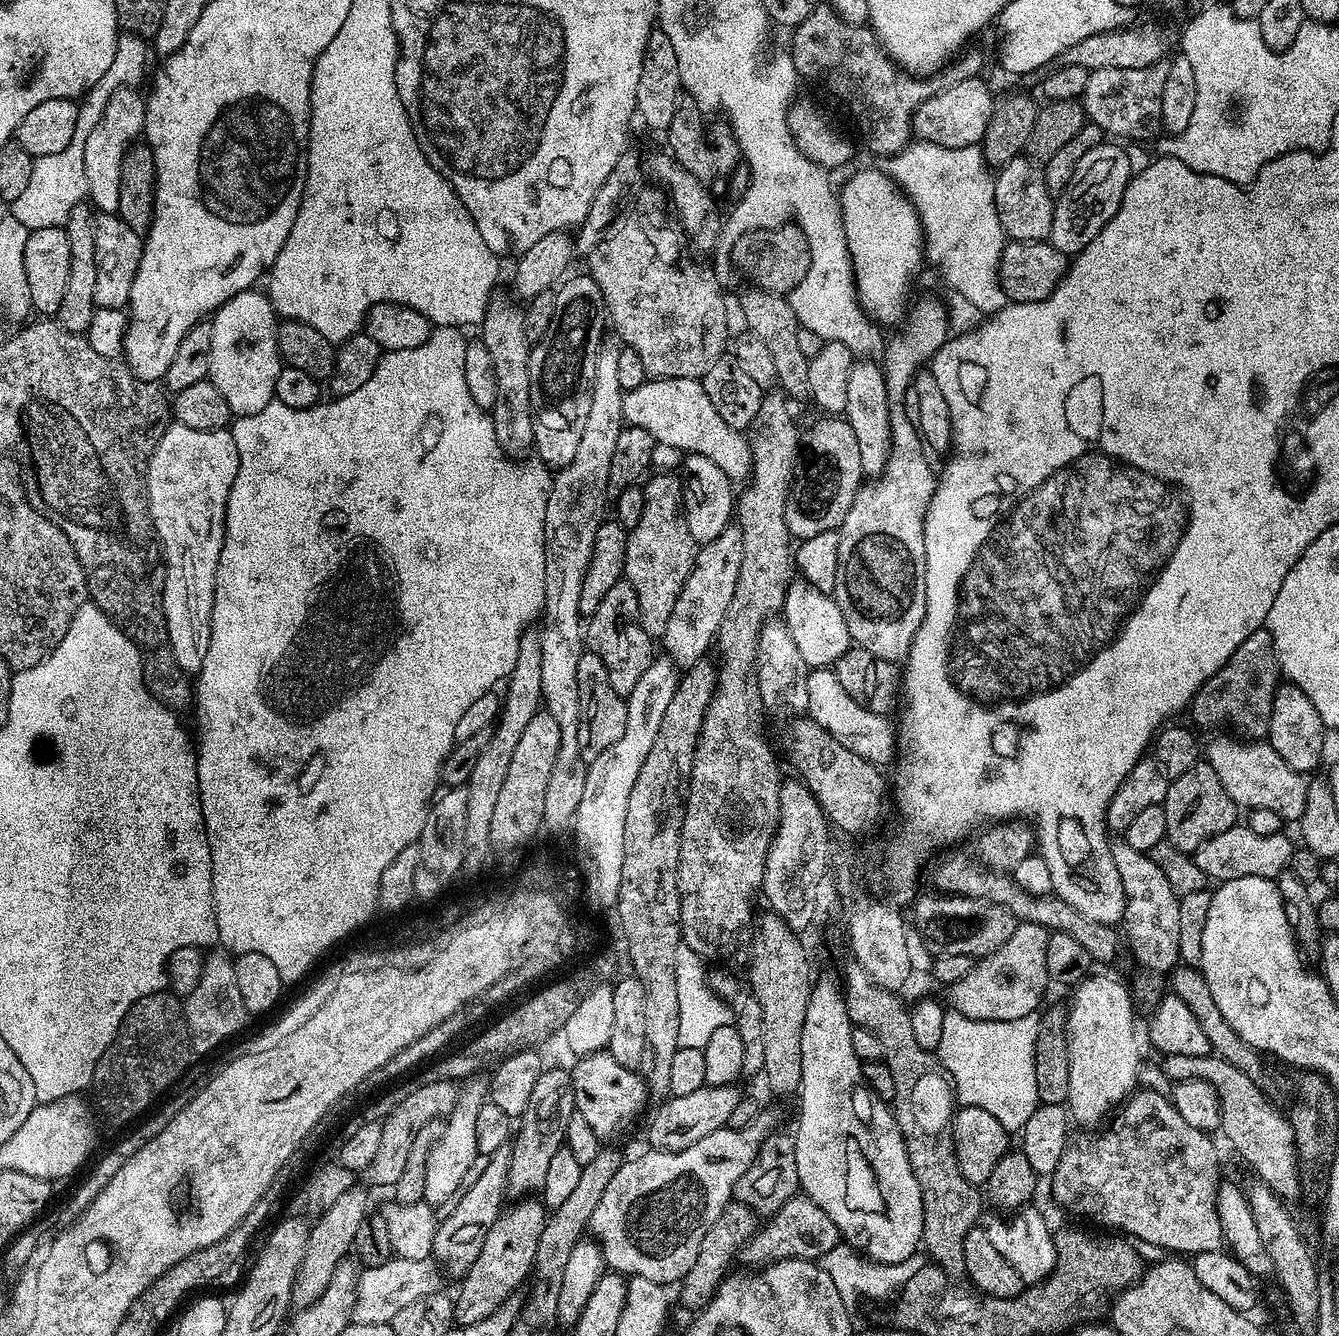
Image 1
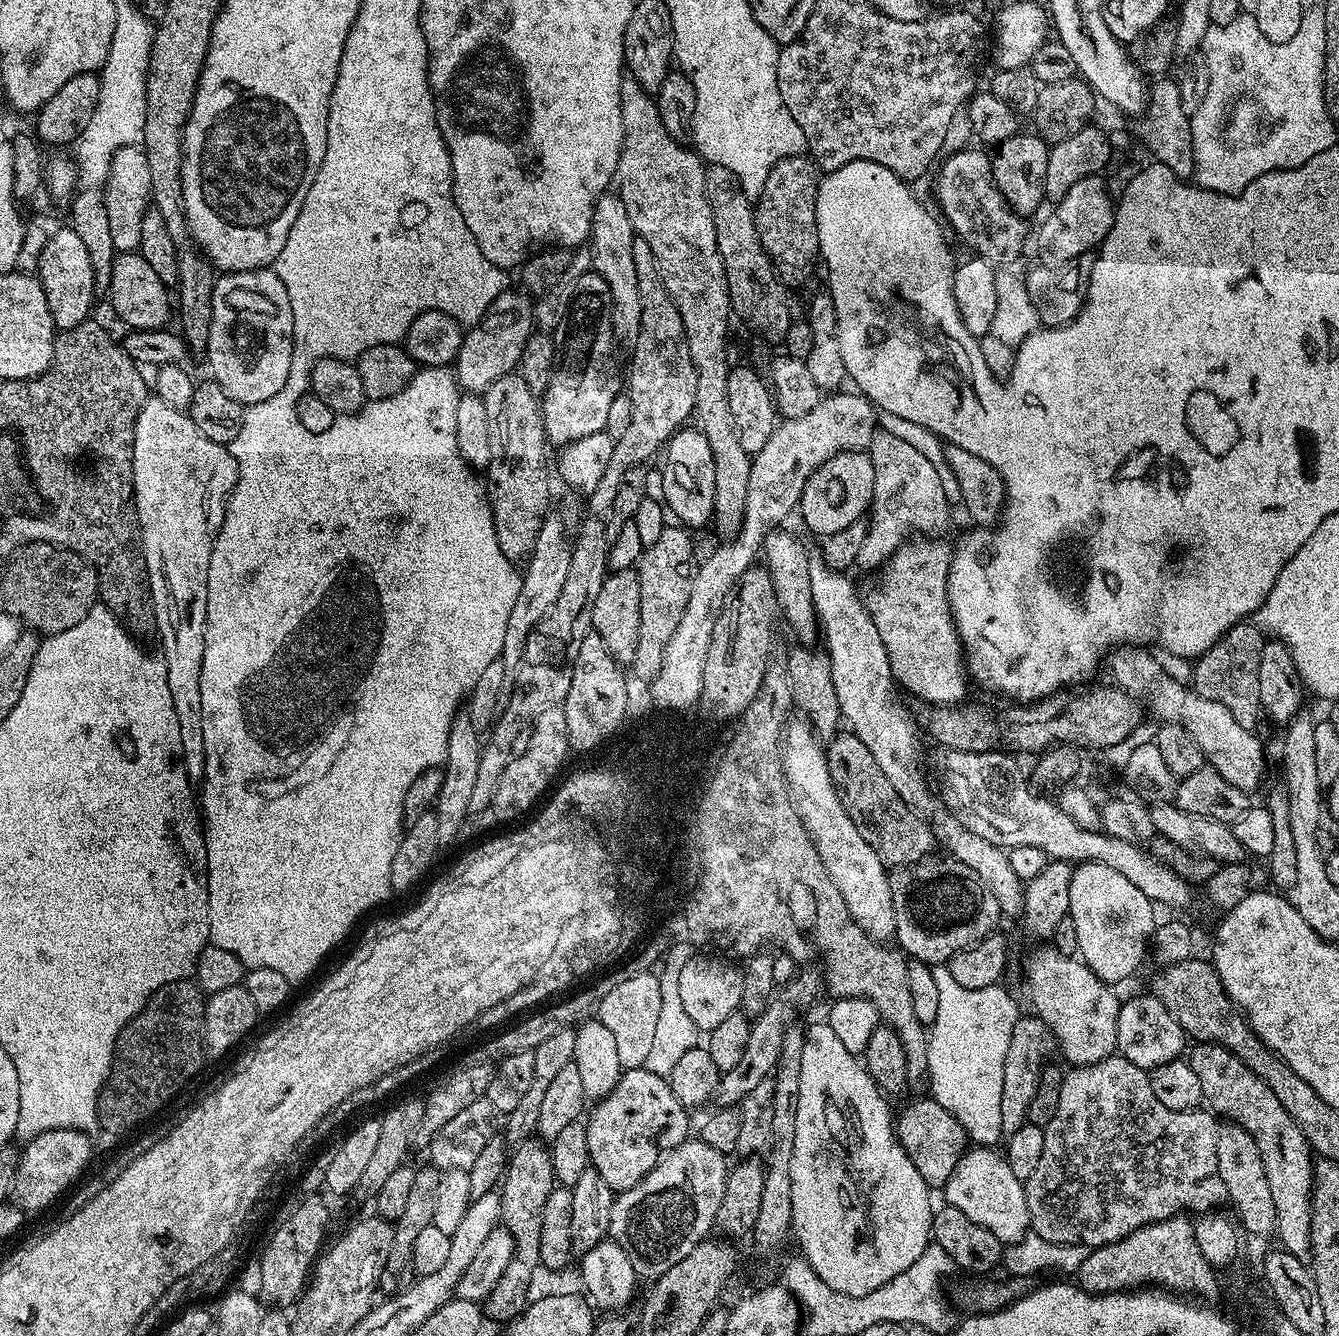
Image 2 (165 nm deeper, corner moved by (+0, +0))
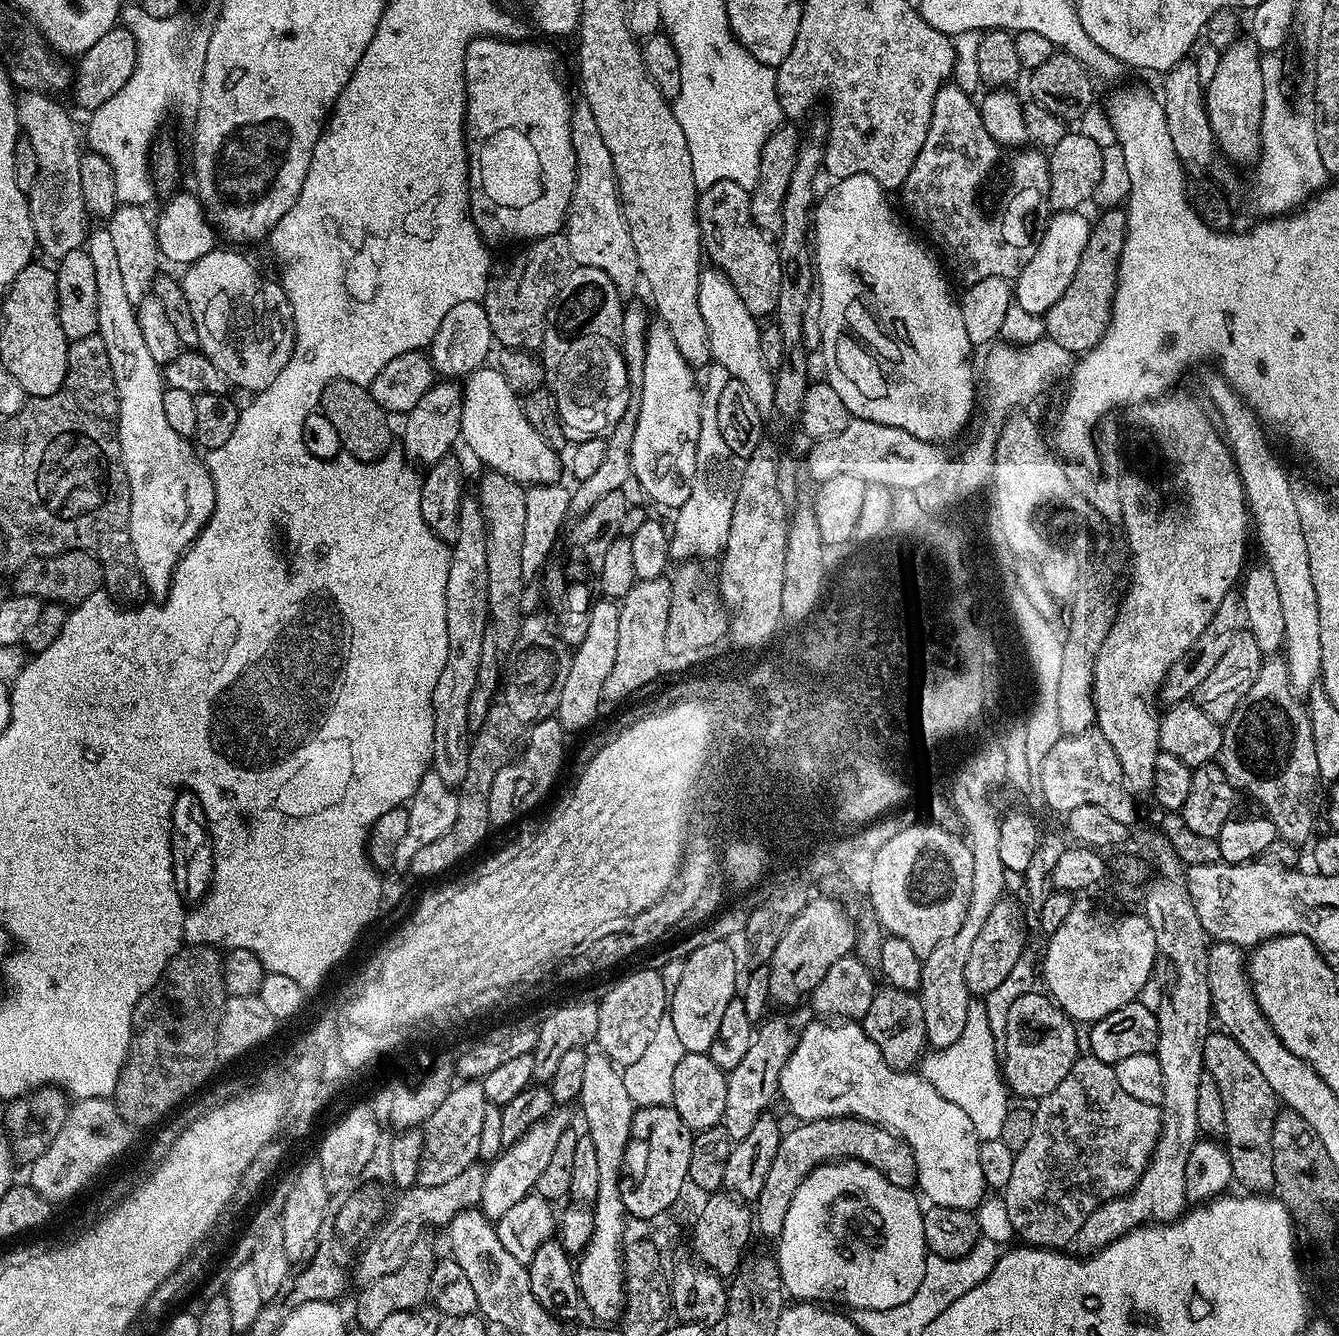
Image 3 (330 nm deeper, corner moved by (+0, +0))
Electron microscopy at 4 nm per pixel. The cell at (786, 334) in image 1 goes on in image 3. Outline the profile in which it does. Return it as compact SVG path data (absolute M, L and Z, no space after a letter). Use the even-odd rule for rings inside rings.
M714 182L696 197L696 221L700 223L700 239L703 251L713 265L730 278L738 298L746 302L746 310L757 318L771 317L778 302L778 286L782 282L780 254L769 233L763 232L752 221L749 189L738 182Z

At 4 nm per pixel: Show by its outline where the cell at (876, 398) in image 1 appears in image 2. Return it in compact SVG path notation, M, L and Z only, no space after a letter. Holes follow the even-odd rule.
M878 430L867 448L870 462L874 462L874 494L868 533L864 535L862 550L858 550L856 564L879 569L906 542L917 534L940 534L948 524L948 504L942 492L941 479L934 465L897 435Z

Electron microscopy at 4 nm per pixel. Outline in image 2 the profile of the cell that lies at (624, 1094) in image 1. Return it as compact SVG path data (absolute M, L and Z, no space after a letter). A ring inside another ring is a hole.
M625 1068L620 1073L618 1082L610 1094L595 1101L596 1108L586 1116L586 1142L590 1146L590 1164L602 1178L606 1178L606 1186L610 1186L613 1193L619 1194L638 1186L650 1170L659 1162L661 1155L669 1148L676 1148L684 1140L689 1139L688 1116L689 1109L674 1098L674 1090L670 1090L665 1077L654 1074L649 1068Z

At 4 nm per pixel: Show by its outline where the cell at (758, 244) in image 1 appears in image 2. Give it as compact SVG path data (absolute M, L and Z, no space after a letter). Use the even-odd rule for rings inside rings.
M807 155L782 158L770 170L762 194L755 197L754 211L760 245L772 259L780 283L785 286L804 284L820 260L818 222L816 221L816 186L818 169Z

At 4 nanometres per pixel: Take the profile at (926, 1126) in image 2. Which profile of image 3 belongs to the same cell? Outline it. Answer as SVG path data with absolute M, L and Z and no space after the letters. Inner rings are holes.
M843 1116L838 1120L805 1120L795 1125L783 1133L780 1137L778 1154L774 1154L774 1162L770 1165L770 1171L766 1173L766 1183L762 1186L762 1194L754 1201L754 1228L766 1239L775 1241L782 1234L782 1226L786 1222L786 1210L790 1210L790 1202L794 1194L798 1194L798 1186L809 1176L818 1166L833 1162L843 1162L845 1160L860 1160L866 1166L878 1170L894 1186L909 1190L917 1187L916 1163L914 1154L903 1138L896 1136L889 1128L883 1128L881 1124L871 1124L865 1120L860 1120L856 1116Z

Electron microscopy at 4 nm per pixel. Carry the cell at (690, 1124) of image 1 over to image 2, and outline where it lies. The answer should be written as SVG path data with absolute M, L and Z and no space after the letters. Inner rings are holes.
M801 971L791 984L783 989L784 1000L773 999L767 1010L751 1021L750 1042L746 1042L746 1051L742 1054L742 1062L734 1066L734 1070L723 1073L720 1077L720 1085L716 1087L715 1103L720 1108L731 1108L739 1105L740 1101L750 1094L750 1090L756 1089L763 1080L769 1079L775 1073L779 1062L779 1054L782 1052L783 1036L790 1029L792 1019L796 1016L796 1004L808 1004L812 996L822 992L822 976L817 972Z

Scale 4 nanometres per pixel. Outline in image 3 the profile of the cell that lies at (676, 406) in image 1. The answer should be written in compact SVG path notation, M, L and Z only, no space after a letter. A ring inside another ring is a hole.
M496 366L468 373L462 384L460 435L463 443L468 443L469 450L485 464L485 469L515 480L521 486L557 483L562 470L564 472L561 455L526 422L523 403L519 399L512 400L516 392L511 383L513 381Z

